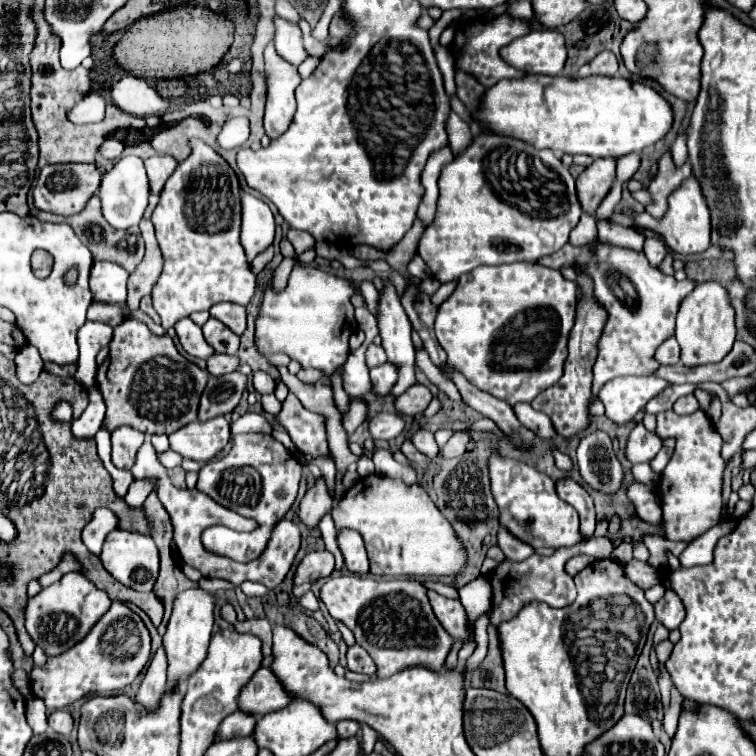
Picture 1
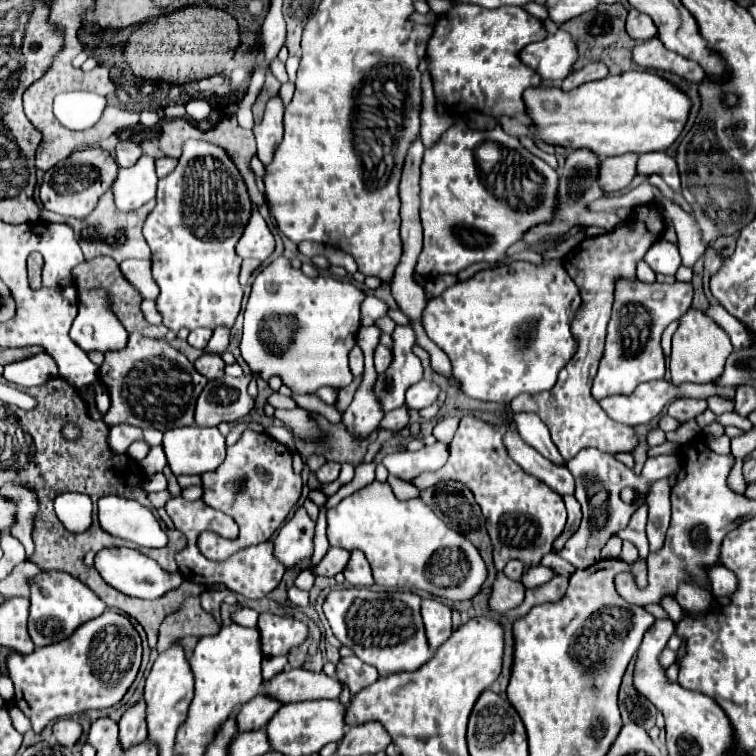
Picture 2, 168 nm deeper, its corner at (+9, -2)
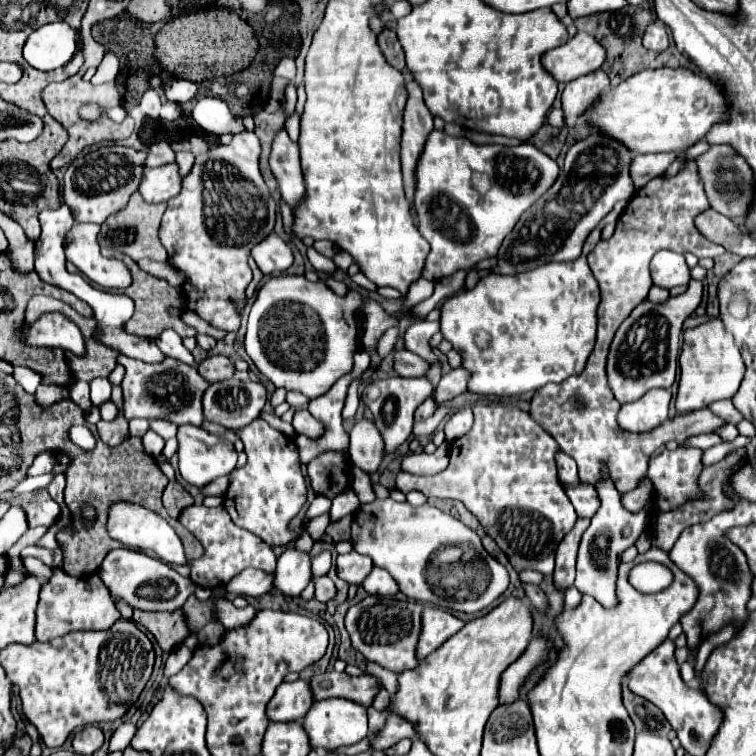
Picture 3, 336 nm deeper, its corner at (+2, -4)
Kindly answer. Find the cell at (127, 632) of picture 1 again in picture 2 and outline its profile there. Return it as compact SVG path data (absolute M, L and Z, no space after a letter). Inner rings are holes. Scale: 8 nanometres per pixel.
M105 610L103 616L85 622L69 638L35 648L31 654L13 652L5 664L15 684L15 704L39 734L55 720L119 704L139 672L141 638L127 616Z

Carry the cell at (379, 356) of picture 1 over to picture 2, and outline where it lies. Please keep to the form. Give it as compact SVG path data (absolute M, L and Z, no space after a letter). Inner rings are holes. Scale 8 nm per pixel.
M379 344L375 348L375 370L381 374L391 366L391 350L383 344Z

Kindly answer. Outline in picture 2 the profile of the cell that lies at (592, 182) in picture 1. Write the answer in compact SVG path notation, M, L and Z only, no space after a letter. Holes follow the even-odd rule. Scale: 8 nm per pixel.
M623 154L623 156L601 160L599 184L603 186L605 194L625 190L633 182L633 178L637 176L639 156L641 154Z

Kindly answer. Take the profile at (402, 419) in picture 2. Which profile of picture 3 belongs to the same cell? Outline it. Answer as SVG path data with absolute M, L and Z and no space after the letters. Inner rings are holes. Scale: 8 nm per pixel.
M428 398L424 404L420 404L420 406L416 408L414 420L416 420L416 422L418 422L418 420L426 420L426 418L430 418L430 416L434 414L434 410L436 410L436 402L434 402L432 398Z

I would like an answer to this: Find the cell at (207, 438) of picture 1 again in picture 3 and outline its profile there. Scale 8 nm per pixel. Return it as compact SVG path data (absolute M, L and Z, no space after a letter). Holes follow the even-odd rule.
M184 424L178 426L178 458L180 458L180 474L182 478L202 488L204 484L212 482L218 476L226 476L236 466L236 450L230 440L226 440L222 434L212 434L200 426Z

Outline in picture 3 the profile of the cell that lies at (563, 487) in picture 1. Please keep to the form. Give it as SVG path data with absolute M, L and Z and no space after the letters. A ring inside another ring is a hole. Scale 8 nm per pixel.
M578 518L574 528L562 538L562 542L556 548L556 570L554 570L554 582L562 590L574 582L574 564L576 564L576 550L582 532L588 528L590 520Z

